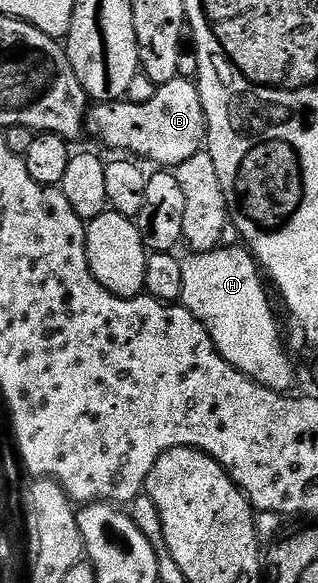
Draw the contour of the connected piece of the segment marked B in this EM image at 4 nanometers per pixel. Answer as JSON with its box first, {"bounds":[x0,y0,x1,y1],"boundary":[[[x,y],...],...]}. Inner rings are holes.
{"bounds":[84,77,206,169],"boundary":[[[181,77],[161,84],[152,101],[119,101],[91,106],[87,110],[84,127],[92,138],[118,151],[114,153],[139,155],[134,157],[159,163],[157,166],[162,169],[177,169],[201,152],[206,141],[206,114],[197,82]]]}

